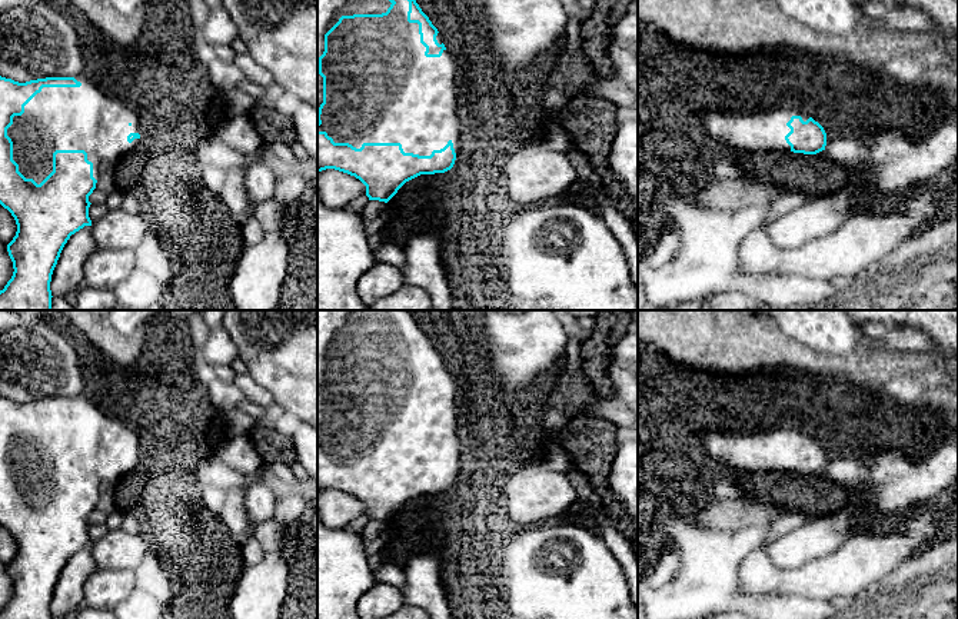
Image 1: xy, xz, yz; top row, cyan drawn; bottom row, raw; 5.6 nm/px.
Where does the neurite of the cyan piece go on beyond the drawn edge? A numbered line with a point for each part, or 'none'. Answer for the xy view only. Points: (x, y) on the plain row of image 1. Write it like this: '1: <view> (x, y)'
1: xy (85, 438)

